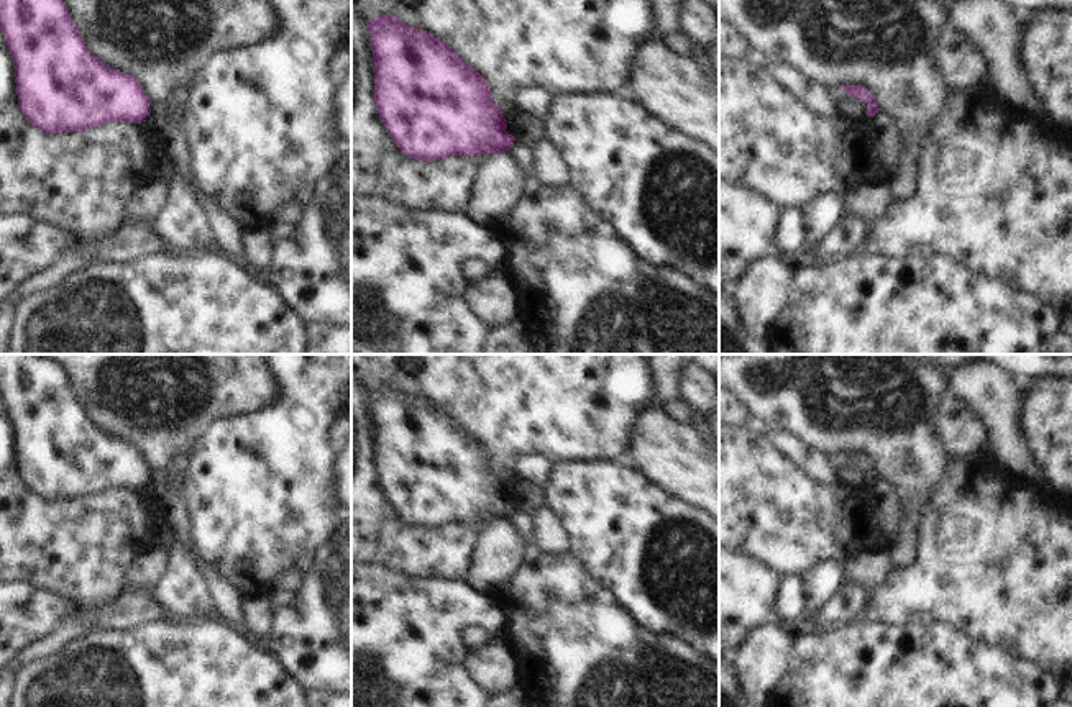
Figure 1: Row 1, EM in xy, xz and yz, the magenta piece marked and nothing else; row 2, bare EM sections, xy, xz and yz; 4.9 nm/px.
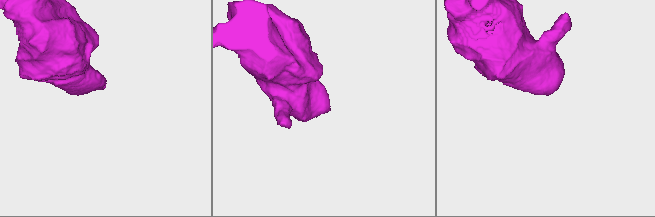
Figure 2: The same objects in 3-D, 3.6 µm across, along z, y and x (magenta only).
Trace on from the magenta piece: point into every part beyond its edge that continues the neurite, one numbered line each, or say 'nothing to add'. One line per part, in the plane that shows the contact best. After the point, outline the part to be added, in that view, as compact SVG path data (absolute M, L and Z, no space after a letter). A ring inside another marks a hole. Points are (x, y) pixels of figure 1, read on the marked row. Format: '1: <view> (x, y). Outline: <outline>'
nothing to add

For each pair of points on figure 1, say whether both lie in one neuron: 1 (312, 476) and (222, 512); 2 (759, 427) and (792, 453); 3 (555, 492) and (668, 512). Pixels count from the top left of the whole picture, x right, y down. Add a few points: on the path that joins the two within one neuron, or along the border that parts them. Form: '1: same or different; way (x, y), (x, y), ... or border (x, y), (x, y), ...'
1: same; way (289, 476), (273, 483), (245, 510)
2: different; border (772, 428), (764, 435)
3: same; way (583, 494), (609, 512), (641, 512)

